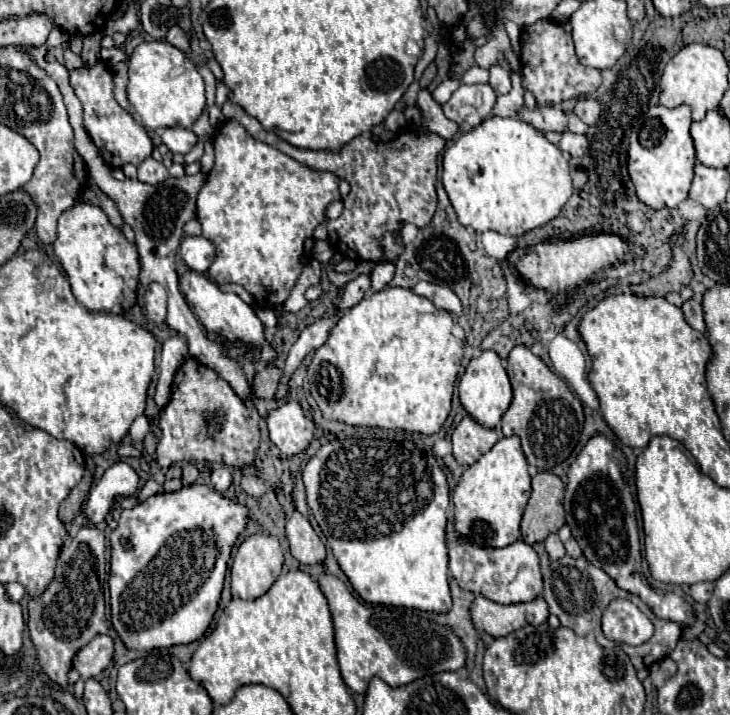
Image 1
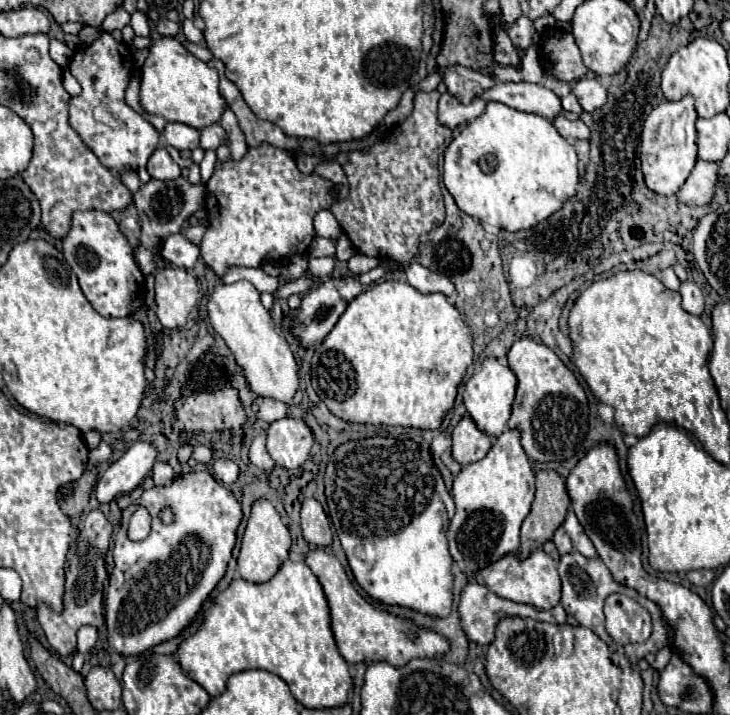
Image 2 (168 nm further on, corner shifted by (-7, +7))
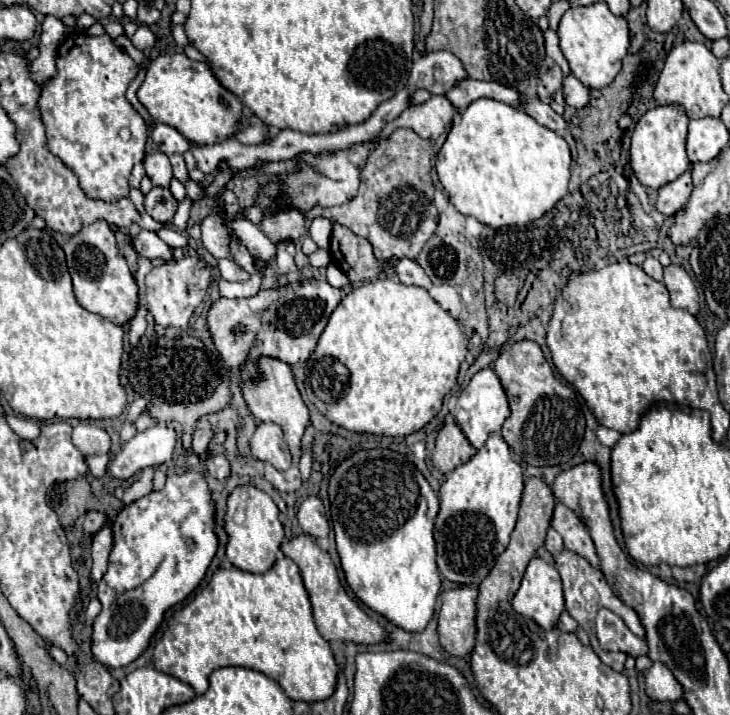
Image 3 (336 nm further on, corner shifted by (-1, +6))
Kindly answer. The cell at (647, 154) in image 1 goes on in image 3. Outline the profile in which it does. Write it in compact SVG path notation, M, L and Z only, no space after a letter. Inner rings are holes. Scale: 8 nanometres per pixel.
M677 104L655 106L641 116L631 138L631 168L643 186L659 190L663 184L677 180L691 166L685 152L687 122L687 114Z

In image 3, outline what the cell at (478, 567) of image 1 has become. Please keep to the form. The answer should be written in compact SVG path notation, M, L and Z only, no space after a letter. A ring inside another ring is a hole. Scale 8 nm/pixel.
M537 556L531 558L511 606L521 616L535 620L543 630L553 628L559 614L565 610L561 578L555 566Z

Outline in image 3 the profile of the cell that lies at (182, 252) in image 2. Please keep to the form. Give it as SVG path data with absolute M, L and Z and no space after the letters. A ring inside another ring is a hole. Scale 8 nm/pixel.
M141 230L139 236L135 238L133 246L135 246L135 250L137 250L141 256L147 256L149 260L167 262L167 260L173 258L173 248L167 246L167 244L157 236L157 232Z

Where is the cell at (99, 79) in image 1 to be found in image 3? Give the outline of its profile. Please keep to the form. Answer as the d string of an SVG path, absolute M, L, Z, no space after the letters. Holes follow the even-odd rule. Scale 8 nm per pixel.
M73 34L57 50L57 76L43 84L39 108L47 130L47 146L69 168L73 168L73 172L79 176L81 188L91 198L101 198L107 202L125 198L129 194L129 176L133 164L135 160L143 160L145 156L145 144L149 134L147 124L125 100L125 90L129 82L137 76L137 72L139 68L133 58L119 46L115 46L115 42L107 34Z

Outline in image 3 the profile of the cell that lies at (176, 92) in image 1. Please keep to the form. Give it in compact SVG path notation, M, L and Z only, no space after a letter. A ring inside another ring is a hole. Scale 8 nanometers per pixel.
M159 54L149 64L137 98L155 122L177 128L185 138L197 144L215 144L231 138L243 114L243 104L233 92L219 84L211 68L203 62L193 62L185 54Z

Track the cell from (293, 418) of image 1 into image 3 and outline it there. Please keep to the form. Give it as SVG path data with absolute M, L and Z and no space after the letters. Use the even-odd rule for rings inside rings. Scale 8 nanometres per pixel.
M259 422L249 446L257 460L269 462L277 470L287 470L291 466L291 452L287 452L287 444L283 444L283 430L277 424Z

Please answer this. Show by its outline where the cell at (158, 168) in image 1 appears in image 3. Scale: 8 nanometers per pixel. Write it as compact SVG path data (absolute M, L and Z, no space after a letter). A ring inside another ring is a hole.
M155 150L155 152L147 154L143 160L143 166L145 166L145 172L147 172L149 180L153 182L153 186L169 186L173 174L171 174L169 158L163 152Z

